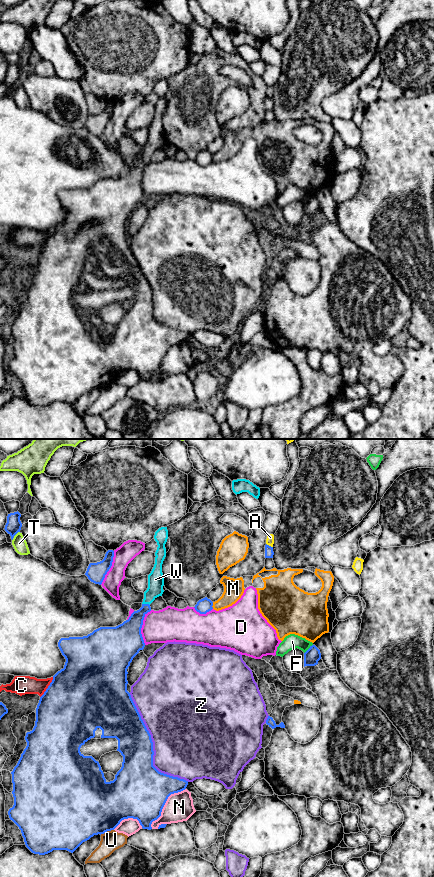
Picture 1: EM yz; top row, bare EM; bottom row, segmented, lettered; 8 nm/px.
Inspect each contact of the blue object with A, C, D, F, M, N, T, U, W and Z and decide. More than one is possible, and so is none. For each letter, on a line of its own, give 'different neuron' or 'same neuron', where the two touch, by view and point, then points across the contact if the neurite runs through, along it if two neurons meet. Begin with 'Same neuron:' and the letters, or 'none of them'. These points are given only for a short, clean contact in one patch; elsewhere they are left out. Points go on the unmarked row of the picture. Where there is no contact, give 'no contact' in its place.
Same neuron: W
A: different neuron; contact yz (268, 97)
C: different neuron; contact yz (48, 239)
D: different neuron; contact yz (141, 179)
F: different neuron; contact yz (308, 201)
M: different neuron; contact yz (212, 157)
N: different neuron; contact yz (164, 356)
T: different neuron; contact yz (14, 87)
U: different neuron; contact yz (106, 383)
W: same neuron; contact yz (146, 156); way yz (130, 182), (146, 156), (155, 141), (155, 131)
Z: different neuron; contact yz (152, 299)

